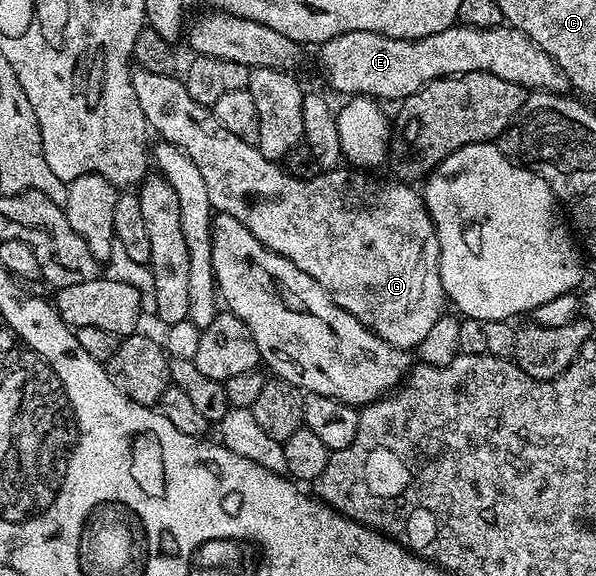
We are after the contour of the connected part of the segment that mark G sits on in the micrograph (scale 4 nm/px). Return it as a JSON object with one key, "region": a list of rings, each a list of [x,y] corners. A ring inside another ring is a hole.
{"region":[[[134,68],[131,69],[130,79],[132,88],[140,100],[140,108],[144,111],[147,127],[151,131],[158,130],[157,137],[161,141],[176,144],[176,148],[180,148],[180,152],[191,157],[192,164],[196,164],[196,168],[204,180],[204,185],[208,187],[210,205],[217,213],[236,216],[236,220],[240,220],[240,224],[244,224],[244,228],[248,228],[248,232],[252,232],[252,236],[256,236],[256,240],[260,240],[260,244],[264,244],[272,252],[292,260],[292,264],[296,264],[296,268],[308,272],[308,276],[312,276],[312,280],[316,280],[316,284],[320,284],[320,288],[324,288],[328,292],[328,296],[335,304],[344,308],[344,312],[356,316],[356,320],[360,320],[360,324],[364,324],[373,334],[380,336],[380,340],[392,344],[398,350],[407,352],[413,351],[413,346],[414,349],[421,347],[424,336],[428,336],[428,332],[432,332],[433,326],[436,325],[436,320],[440,320],[444,316],[445,310],[442,309],[448,306],[448,299],[440,276],[438,233],[434,230],[434,221],[430,219],[425,197],[419,191],[417,194],[414,191],[417,189],[413,185],[401,180],[389,182],[386,178],[373,178],[370,172],[363,172],[358,168],[327,170],[319,172],[315,178],[294,178],[277,161],[262,155],[257,146],[240,140],[240,136],[236,136],[233,132],[228,132],[228,128],[224,128],[224,124],[220,124],[220,120],[216,120],[211,107],[201,106],[196,100],[192,100],[192,96],[188,96],[188,88],[181,77]]]}

